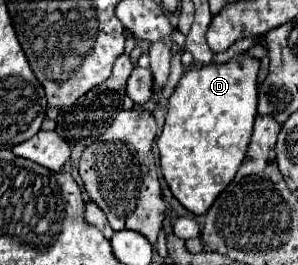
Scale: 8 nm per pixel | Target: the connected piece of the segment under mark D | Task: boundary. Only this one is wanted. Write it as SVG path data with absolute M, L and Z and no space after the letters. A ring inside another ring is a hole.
M238 53L228 63L220 65L210 63L202 67L192 67L182 75L180 83L176 85L174 93L168 99L166 123L160 137L156 139L160 153L160 169L172 195L194 215L204 215L208 211L208 207L222 193L222 189L234 179L234 173L238 171L238 165L244 159L256 117L258 69L260 59L250 57L248 53Z

